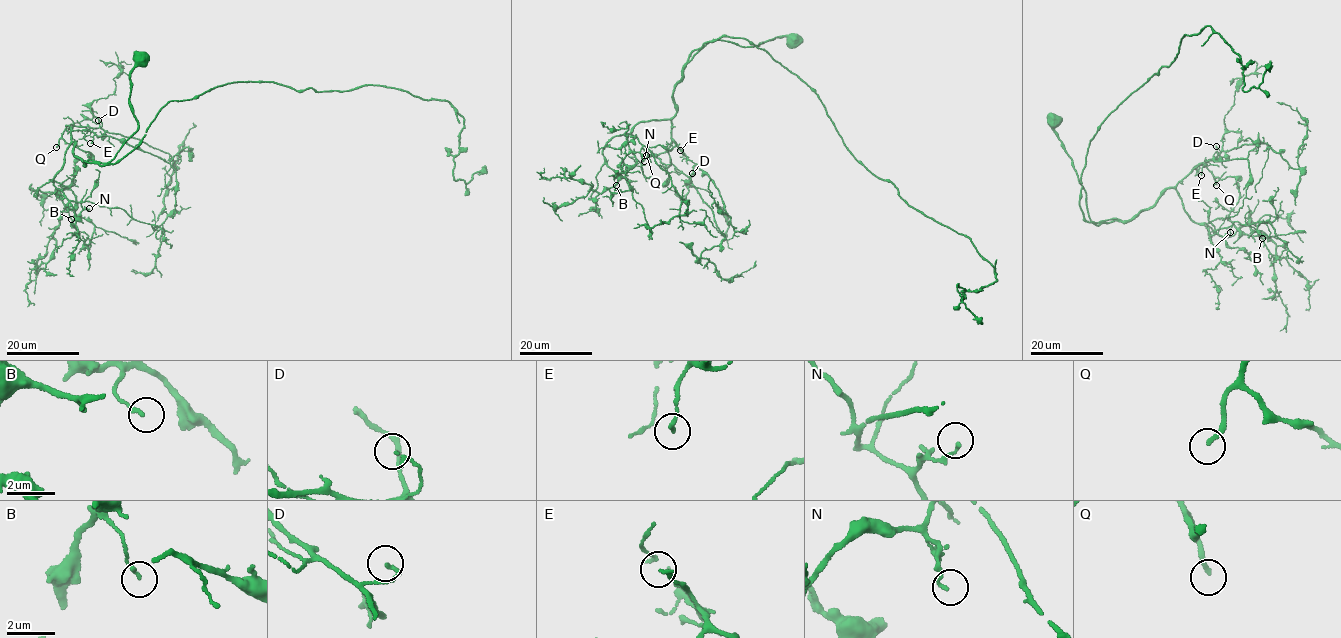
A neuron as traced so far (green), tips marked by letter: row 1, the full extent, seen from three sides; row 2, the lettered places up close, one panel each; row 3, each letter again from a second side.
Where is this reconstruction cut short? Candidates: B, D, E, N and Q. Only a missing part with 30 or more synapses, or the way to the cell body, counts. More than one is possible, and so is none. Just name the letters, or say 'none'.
Q

